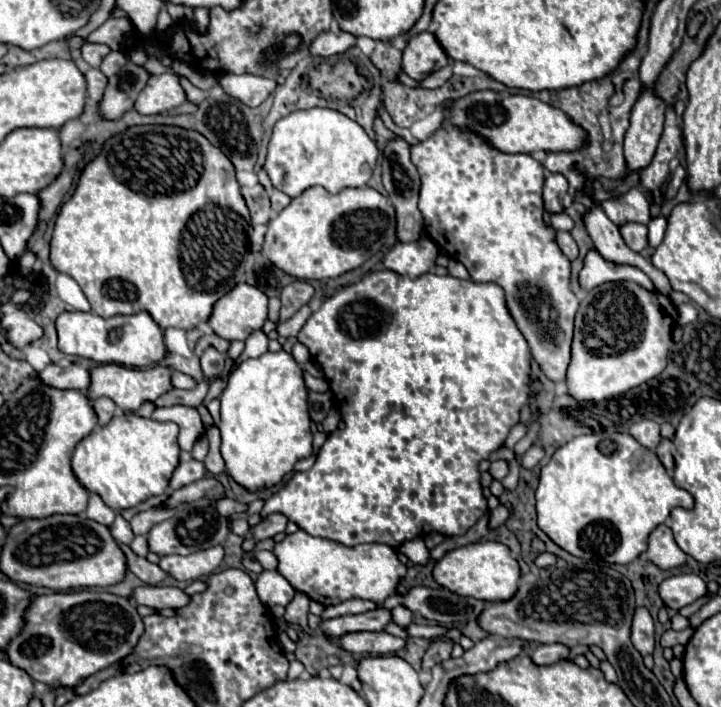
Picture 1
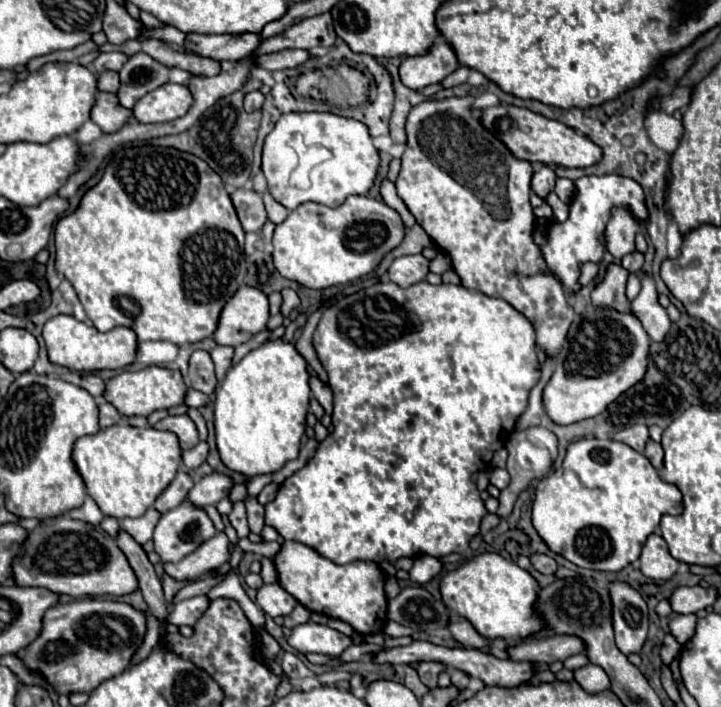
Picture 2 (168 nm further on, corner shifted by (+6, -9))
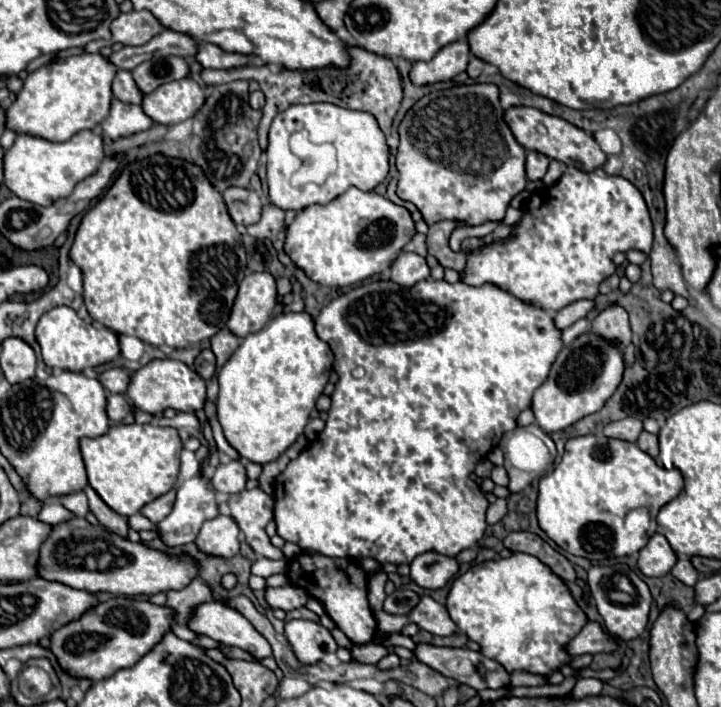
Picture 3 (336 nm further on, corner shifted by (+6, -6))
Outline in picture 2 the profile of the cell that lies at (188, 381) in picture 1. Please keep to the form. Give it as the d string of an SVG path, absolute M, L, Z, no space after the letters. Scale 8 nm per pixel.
M188 388L188 390L186 390L186 396L184 396L184 404L186 404L186 406L198 408L198 406L204 406L206 402L208 402L208 396L206 396L206 394L202 394L202 392L194 390L194 388Z

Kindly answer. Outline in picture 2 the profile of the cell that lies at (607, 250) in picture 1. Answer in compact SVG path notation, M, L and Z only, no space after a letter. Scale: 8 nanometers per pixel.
M608 264L602 280L592 290L594 306L614 306L616 310L630 310L630 302L624 294L630 272L620 264Z

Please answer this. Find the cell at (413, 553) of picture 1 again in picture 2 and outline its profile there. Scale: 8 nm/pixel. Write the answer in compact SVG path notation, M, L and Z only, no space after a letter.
M418 556L414 560L414 566L410 570L410 580L416 584L426 584L428 580L432 580L438 572L442 570L442 564L438 558L430 558L430 556Z

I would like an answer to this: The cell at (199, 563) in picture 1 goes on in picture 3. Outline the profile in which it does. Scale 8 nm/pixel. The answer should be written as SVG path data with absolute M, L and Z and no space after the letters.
M218 515L206 521L196 537L200 551L220 557L234 557L240 549L240 527L230 515Z

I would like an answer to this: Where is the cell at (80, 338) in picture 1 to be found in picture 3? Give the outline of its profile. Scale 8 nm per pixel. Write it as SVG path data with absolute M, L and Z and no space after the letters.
M54 307L46 311L36 325L36 341L42 349L42 359L46 367L68 369L68 371L84 371L90 367L98 367L110 363L120 355L118 335L106 327L94 327L82 321L74 309L70 307Z

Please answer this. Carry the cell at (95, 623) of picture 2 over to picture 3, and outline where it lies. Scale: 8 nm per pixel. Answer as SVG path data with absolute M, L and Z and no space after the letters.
M118 595L86 611L78 621L58 629L52 635L50 649L68 673L98 681L136 665L138 659L142 659L172 629L172 619L174 611L170 607Z

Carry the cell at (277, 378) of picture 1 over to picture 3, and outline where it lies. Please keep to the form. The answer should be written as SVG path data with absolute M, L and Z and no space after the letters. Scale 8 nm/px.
M306 311L278 313L276 317L270 319L270 323L262 331L250 333L242 339L240 347L218 371L220 391L216 401L218 421L222 425L224 437L240 453L240 457L264 465L274 461L296 441L296 437L306 427L310 411L316 405L316 399L322 395L322 389L328 383L332 363L334 353L330 345L316 335L314 319Z

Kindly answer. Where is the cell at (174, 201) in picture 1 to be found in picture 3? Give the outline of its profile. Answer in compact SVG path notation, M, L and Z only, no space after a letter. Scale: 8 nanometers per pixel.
M152 155L134 163L128 163L120 177L116 179L116 183L110 187L110 191L104 195L104 199L92 207L76 233L72 251L70 251L70 259L82 269L84 273L84 303L88 307L88 313L94 321L102 323L104 327L112 329L114 333L124 333L124 335L132 335L142 339L148 345L160 347L160 345L168 345L168 347L188 347L190 343L200 343L204 339L210 339L214 333L218 333L222 327L226 327L236 293L238 293L238 283L244 279L246 273L246 251L242 247L242 239L240 233L234 225L234 221L230 219L230 215L226 215L226 205L222 203L222 195L218 191L214 191L214 187L210 187L210 181L202 175L202 169L194 163L186 163L182 159L170 159L164 155Z

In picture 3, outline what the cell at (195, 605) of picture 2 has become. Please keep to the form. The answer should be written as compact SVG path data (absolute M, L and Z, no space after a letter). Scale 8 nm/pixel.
M204 603L196 607L196 613L190 619L190 629L202 635L208 635L228 647L240 647L248 651L256 661L270 657L270 645L238 611L230 611L222 603Z

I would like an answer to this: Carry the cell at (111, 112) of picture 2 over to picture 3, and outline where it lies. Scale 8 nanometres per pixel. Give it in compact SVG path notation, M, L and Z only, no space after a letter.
M114 99L110 115L104 119L102 129L106 139L120 139L148 131L152 125L154 121L142 111L140 105L130 105Z

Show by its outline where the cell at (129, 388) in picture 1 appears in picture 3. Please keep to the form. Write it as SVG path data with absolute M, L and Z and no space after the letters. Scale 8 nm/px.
M154 359L146 367L138 369L134 373L134 379L130 381L130 387L126 395L132 399L132 403L146 411L146 413L162 413L164 409L176 409L176 411L188 411L194 413L204 407L206 403L206 381L188 365L174 359Z

